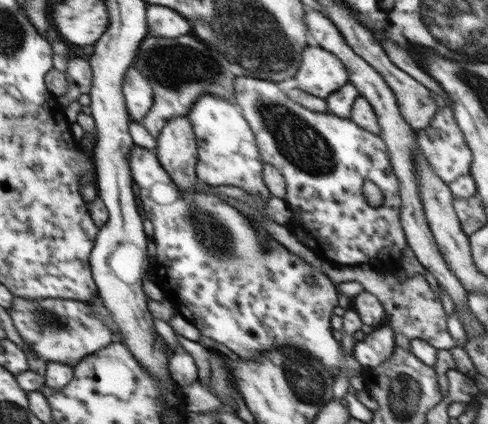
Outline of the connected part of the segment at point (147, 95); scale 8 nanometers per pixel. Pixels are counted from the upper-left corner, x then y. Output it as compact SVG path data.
M132 66L126 71L122 82L122 94L130 121L142 124L144 116L152 108L153 93L152 86L148 84L148 80L144 80L142 72L136 67Z

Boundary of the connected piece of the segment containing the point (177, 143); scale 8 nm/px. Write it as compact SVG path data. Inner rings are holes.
M174 116L172 120L168 121L164 129L160 131L154 152L158 162L183 191L196 191L196 180L199 180L195 173L198 162L197 141L191 117Z

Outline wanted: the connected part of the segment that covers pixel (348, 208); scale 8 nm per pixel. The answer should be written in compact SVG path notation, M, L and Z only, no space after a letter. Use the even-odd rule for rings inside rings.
M246 76L234 79L234 101L254 133L260 158L272 164L286 181L285 200L292 212L290 229L322 261L332 264L373 267L390 271L401 264L402 252L408 248L405 232L400 224L399 207L402 199L399 180L394 172L388 148L373 132L359 128L351 119L342 119L331 113L313 112L290 99L278 89L276 82ZM366 180L374 182L383 192L383 204L372 207L362 193Z

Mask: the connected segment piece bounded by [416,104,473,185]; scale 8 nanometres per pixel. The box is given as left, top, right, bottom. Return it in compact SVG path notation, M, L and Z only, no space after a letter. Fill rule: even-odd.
M448 104L444 108L438 108L434 119L430 121L428 129L424 128L418 131L416 136L422 154L426 156L426 160L428 160L428 163L430 163L430 166L434 169L434 172L447 185L454 182L457 178L460 178L460 176L471 172L472 151L470 151L470 148L466 145L464 135L462 131L458 129L458 125L456 125L454 111L452 111L452 108L450 108Z

